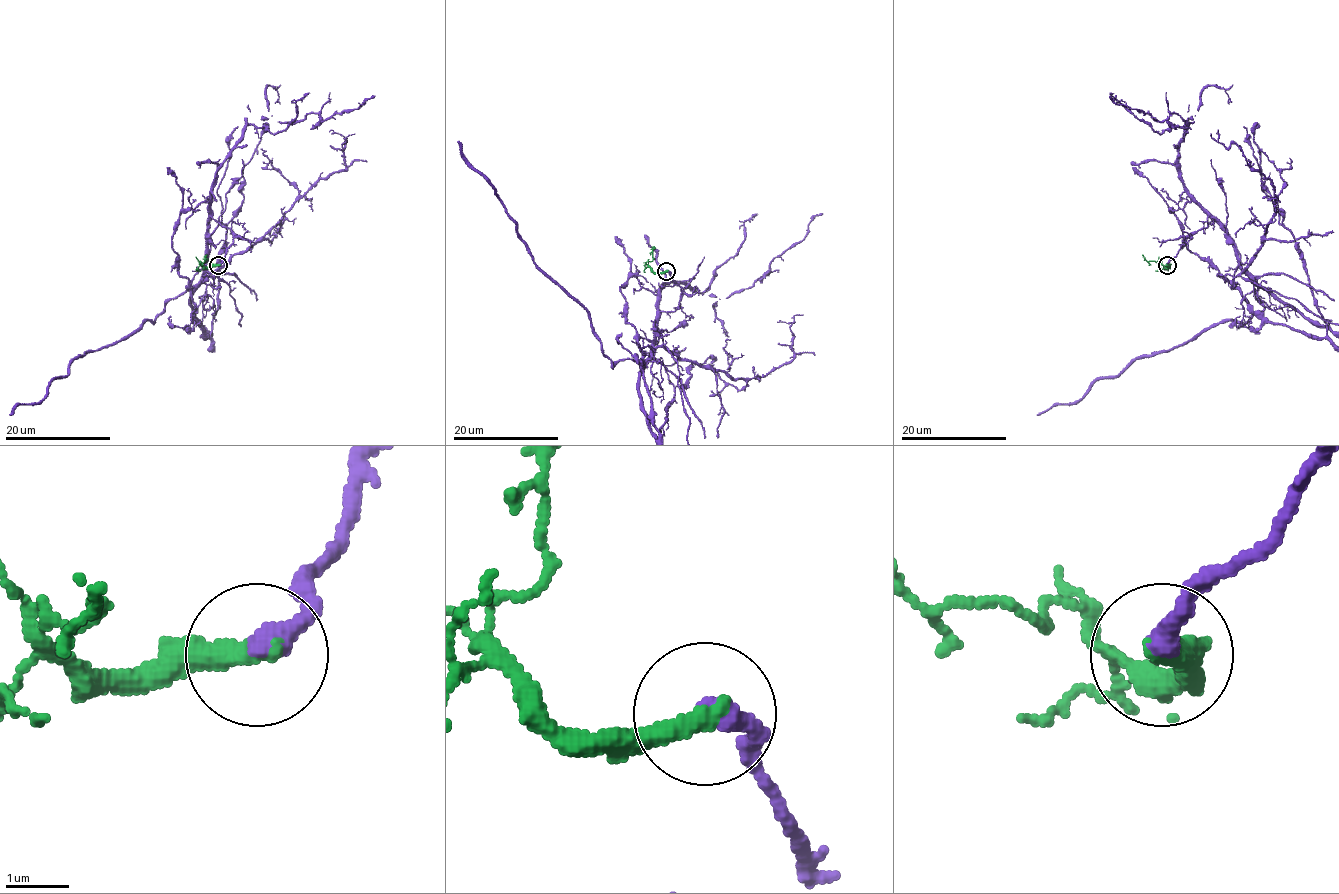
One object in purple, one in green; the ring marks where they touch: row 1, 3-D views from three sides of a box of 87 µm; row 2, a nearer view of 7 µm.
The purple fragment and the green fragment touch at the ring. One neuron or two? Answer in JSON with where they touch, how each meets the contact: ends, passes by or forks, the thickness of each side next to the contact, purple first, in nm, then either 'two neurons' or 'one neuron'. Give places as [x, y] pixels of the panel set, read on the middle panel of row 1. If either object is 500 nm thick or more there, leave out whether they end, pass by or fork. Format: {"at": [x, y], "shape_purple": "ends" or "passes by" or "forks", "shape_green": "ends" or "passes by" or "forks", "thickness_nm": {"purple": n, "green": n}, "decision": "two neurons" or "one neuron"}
{"at": [666, 271], "shape_purple": "ends", "shape_green": "ends", "thickness_nm": {"purple": 380, "green": 360}, "decision": "one neuron"}

